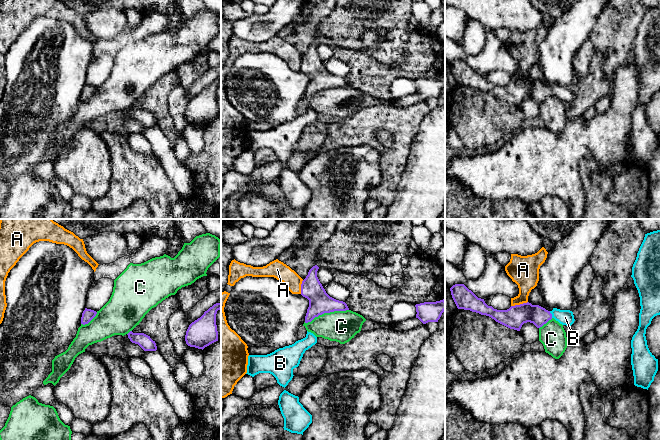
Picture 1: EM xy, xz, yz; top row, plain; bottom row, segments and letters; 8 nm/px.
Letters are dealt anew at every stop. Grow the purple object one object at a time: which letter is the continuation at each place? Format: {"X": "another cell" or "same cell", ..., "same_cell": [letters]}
{"A": "another cell", "B": "same cell", "C": "another cell", "same_cell": ["B"]}

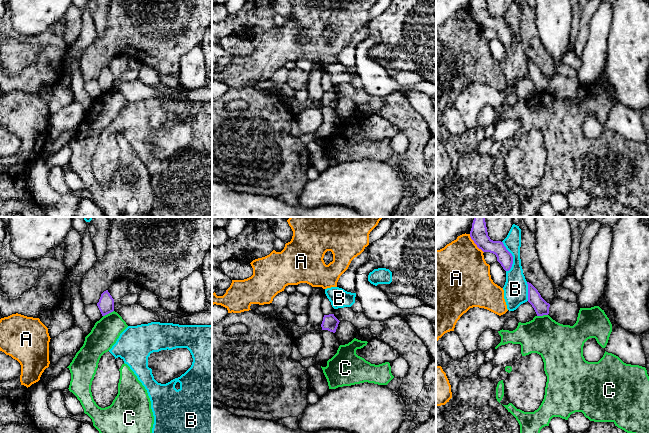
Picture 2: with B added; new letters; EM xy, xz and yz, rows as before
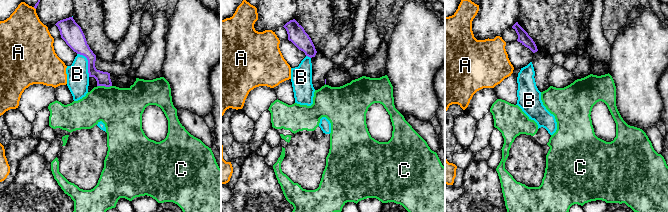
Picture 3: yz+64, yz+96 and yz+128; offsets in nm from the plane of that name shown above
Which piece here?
{"A": "another cell", "B": "another cell", "C": "another cell", "same_cell": []}

